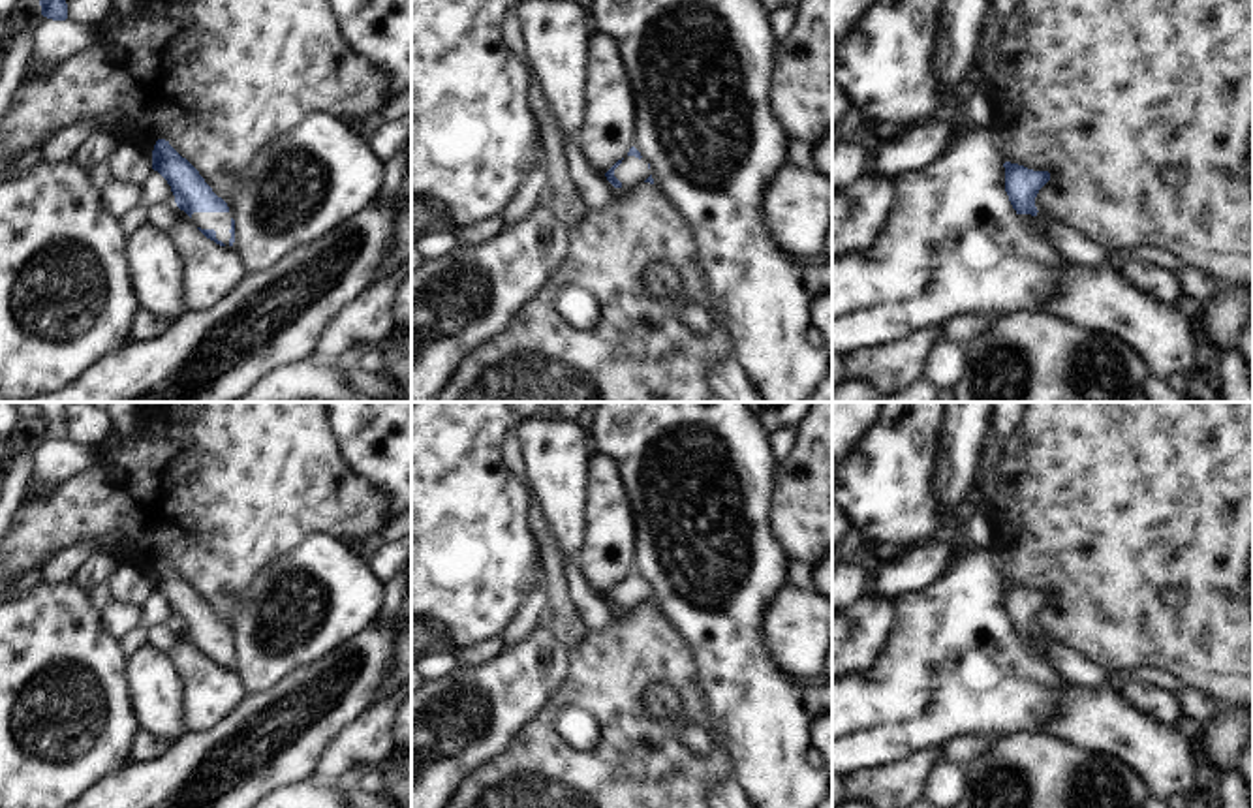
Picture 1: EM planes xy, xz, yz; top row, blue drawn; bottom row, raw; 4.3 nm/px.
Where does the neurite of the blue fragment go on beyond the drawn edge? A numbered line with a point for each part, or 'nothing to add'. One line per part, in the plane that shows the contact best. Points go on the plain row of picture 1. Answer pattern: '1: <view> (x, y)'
1: xy (220, 643)

